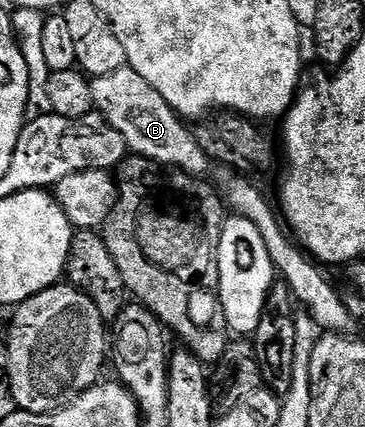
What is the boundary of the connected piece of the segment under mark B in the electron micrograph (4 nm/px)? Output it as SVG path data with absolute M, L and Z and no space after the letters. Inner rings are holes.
M130 66L113 72L112 75L93 78L90 84L90 94L93 97L94 109L101 113L116 131L120 131L120 135L123 135L126 140L127 150L133 151L139 157L146 157L159 166L170 165L166 167L173 167L175 170L191 175L205 174L202 172L208 167L211 168L212 162L195 139L191 128L185 126L187 124L183 118L175 113L170 104L165 103L164 97Z

